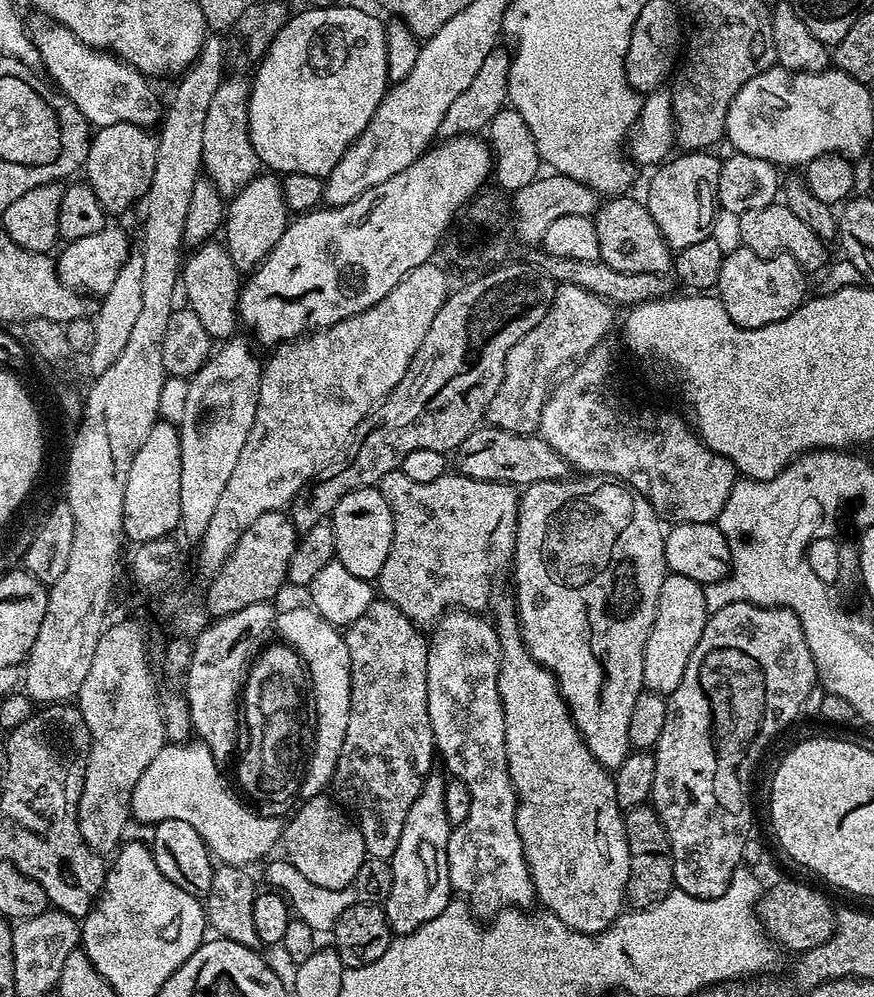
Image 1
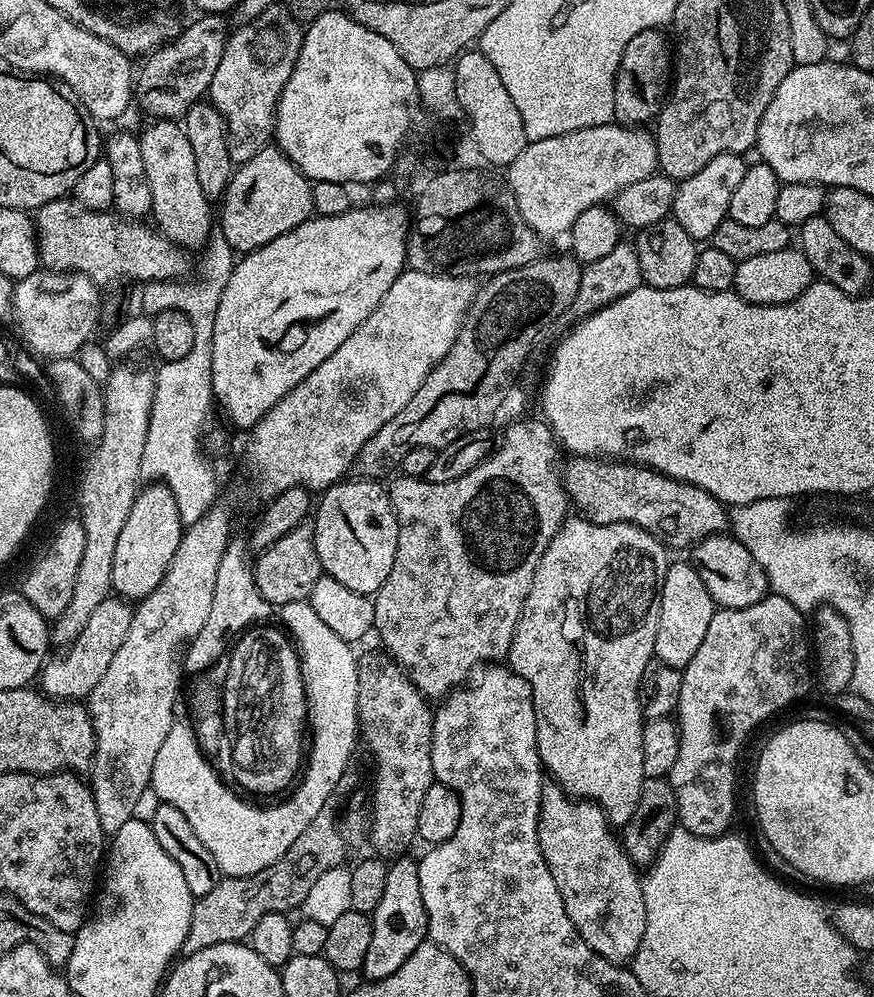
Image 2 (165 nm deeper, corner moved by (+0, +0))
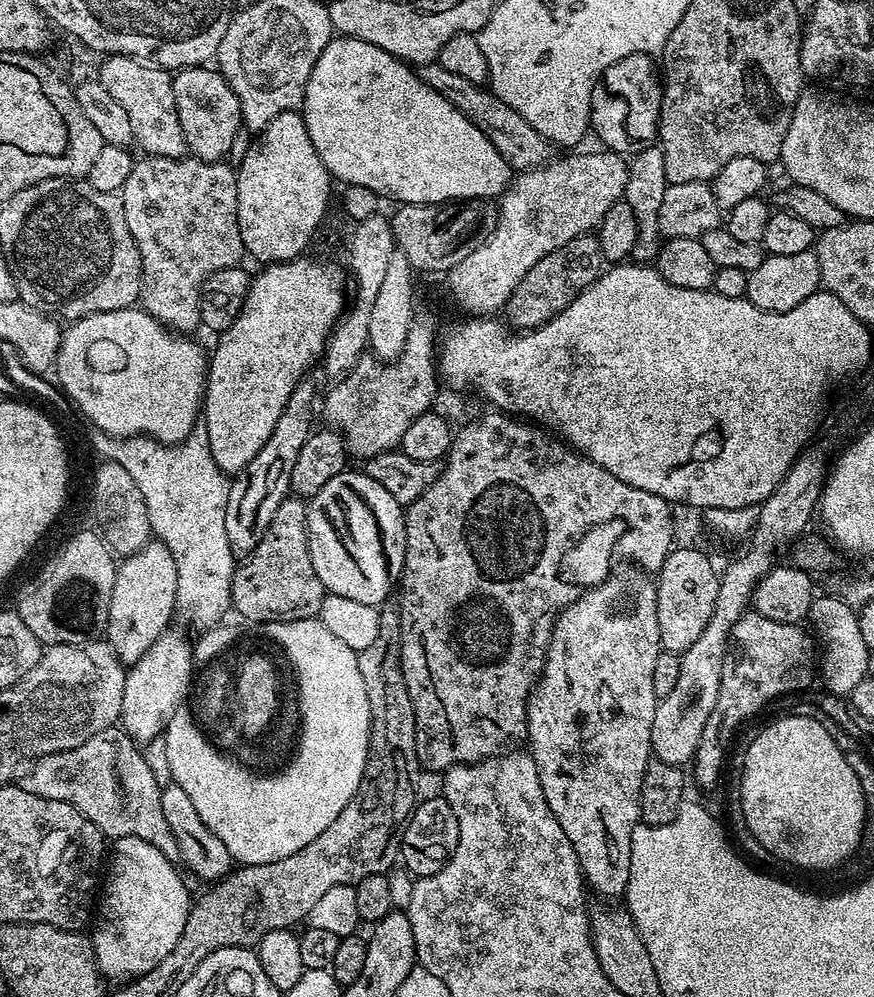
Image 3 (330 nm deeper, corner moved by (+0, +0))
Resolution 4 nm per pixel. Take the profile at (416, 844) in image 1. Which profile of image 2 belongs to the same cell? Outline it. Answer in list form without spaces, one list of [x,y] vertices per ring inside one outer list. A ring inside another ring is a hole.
[[[405,854],[388,864],[386,890],[370,914],[370,950],[366,950],[366,962],[362,969],[365,981],[390,978],[390,974],[394,974],[394,970],[398,970],[398,966],[402,966],[402,962],[406,962],[406,958],[410,958],[410,954],[425,943],[428,935],[428,915],[426,906],[422,906],[422,890],[418,886],[418,863],[410,857]]]

